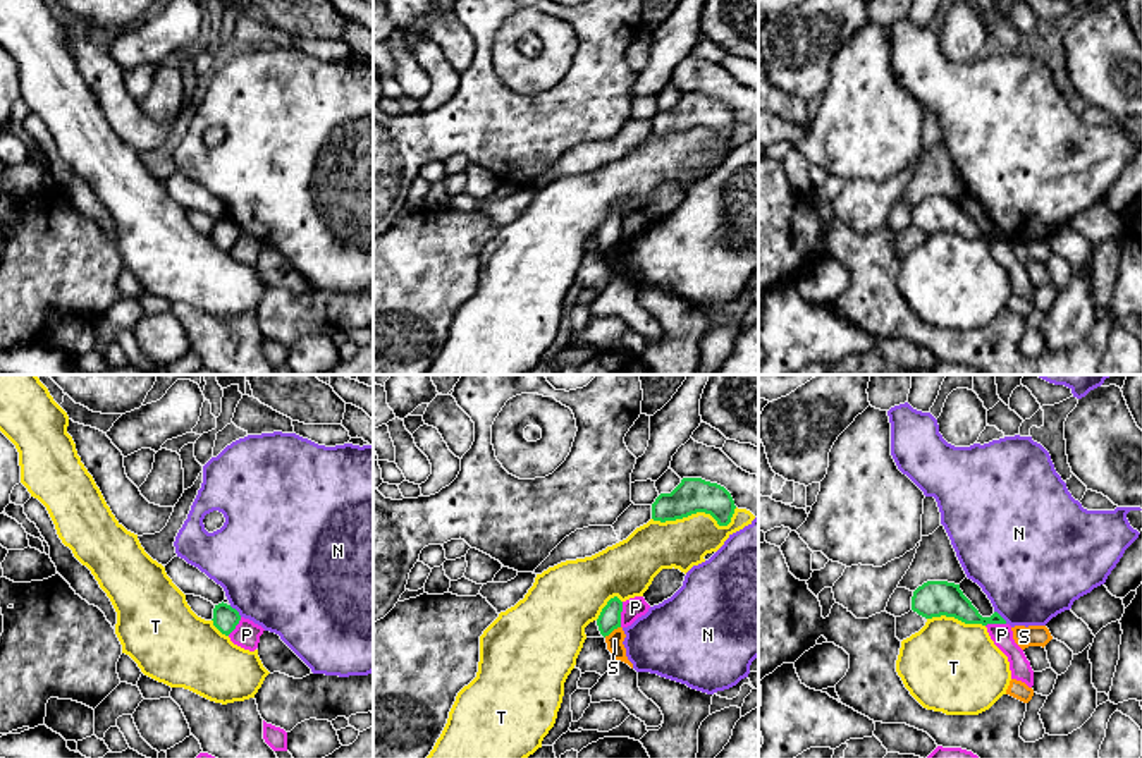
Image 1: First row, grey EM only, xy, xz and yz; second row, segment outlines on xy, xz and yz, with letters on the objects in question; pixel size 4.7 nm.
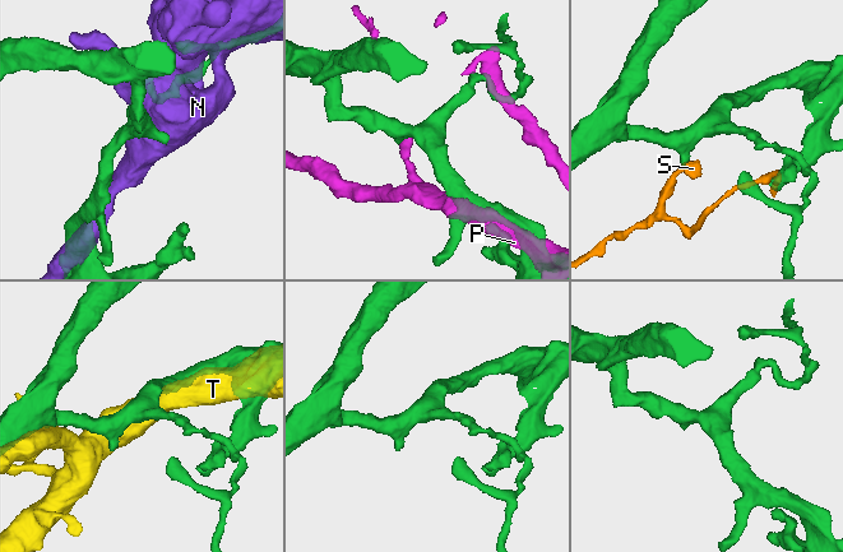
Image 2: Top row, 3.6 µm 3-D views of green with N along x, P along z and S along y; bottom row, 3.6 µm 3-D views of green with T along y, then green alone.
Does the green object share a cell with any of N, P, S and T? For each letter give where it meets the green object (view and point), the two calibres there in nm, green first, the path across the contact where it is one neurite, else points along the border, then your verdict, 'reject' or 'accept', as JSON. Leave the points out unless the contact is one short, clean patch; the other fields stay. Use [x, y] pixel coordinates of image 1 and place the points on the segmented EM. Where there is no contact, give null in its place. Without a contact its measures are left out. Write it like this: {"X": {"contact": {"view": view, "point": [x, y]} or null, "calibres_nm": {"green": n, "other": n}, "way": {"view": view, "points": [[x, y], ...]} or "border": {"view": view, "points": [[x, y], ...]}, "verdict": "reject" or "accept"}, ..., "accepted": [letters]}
{"N": {"contact": {"view": "yz", "point": [1001, 617]}, "calibres_nm": {"green": 140, "other": 460}, "verdict": "reject"}, "P": {"contact": {"view": "xz", "point": [620, 614]}, "calibres_nm": {"green": 110, "other": 100}, "verdict": "reject"}, "S": {"contact": {"view": "xz", "point": [611, 631]}, "calibres_nm": {"green": 110, "other": 80}, "verdict": "reject"}, "T": {"contact": {"view": "xz", "point": [697, 511]}, "calibres_nm": {"green": 170, "other": 240}, "verdict": "reject"}, "accepted": []}

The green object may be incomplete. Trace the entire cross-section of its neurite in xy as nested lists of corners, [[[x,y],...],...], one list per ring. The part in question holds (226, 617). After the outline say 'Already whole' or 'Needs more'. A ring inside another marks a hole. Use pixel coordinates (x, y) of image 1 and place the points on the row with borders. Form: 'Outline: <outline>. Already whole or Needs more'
Outline: [[[218,603],[213,608],[213,626],[225,636],[229,636],[241,620],[241,615],[236,608],[227,603]]]. Already whole

